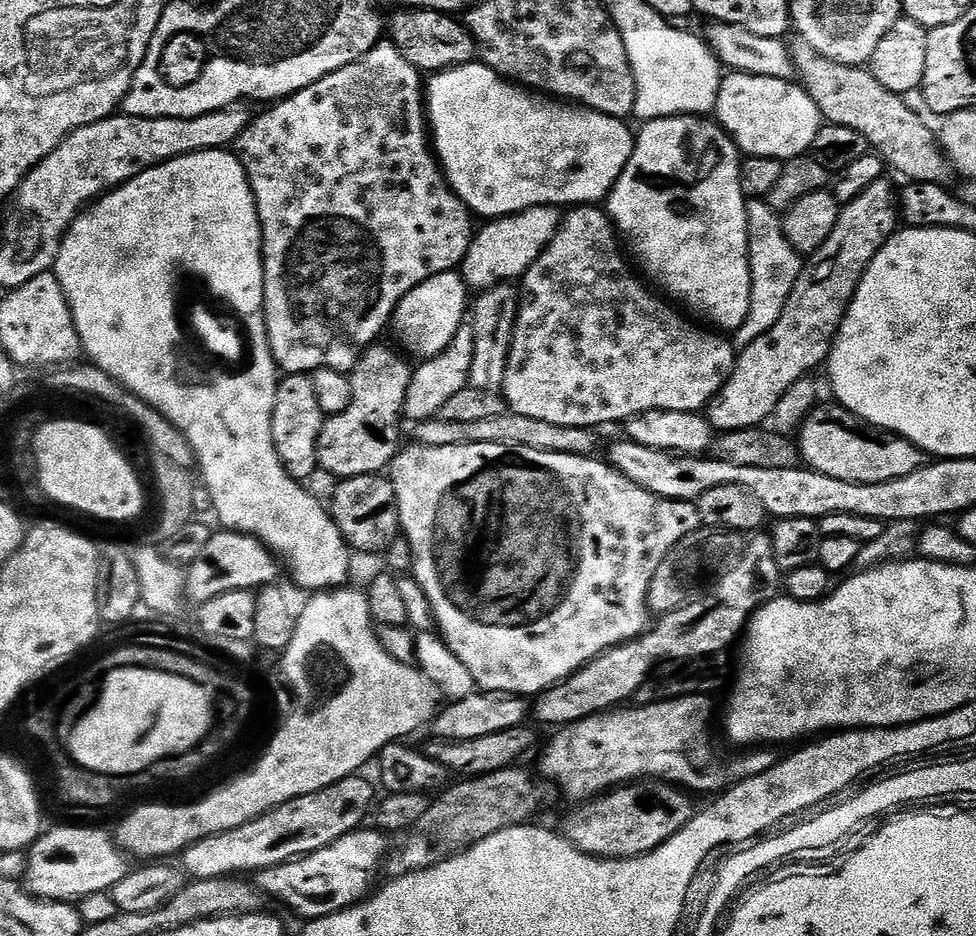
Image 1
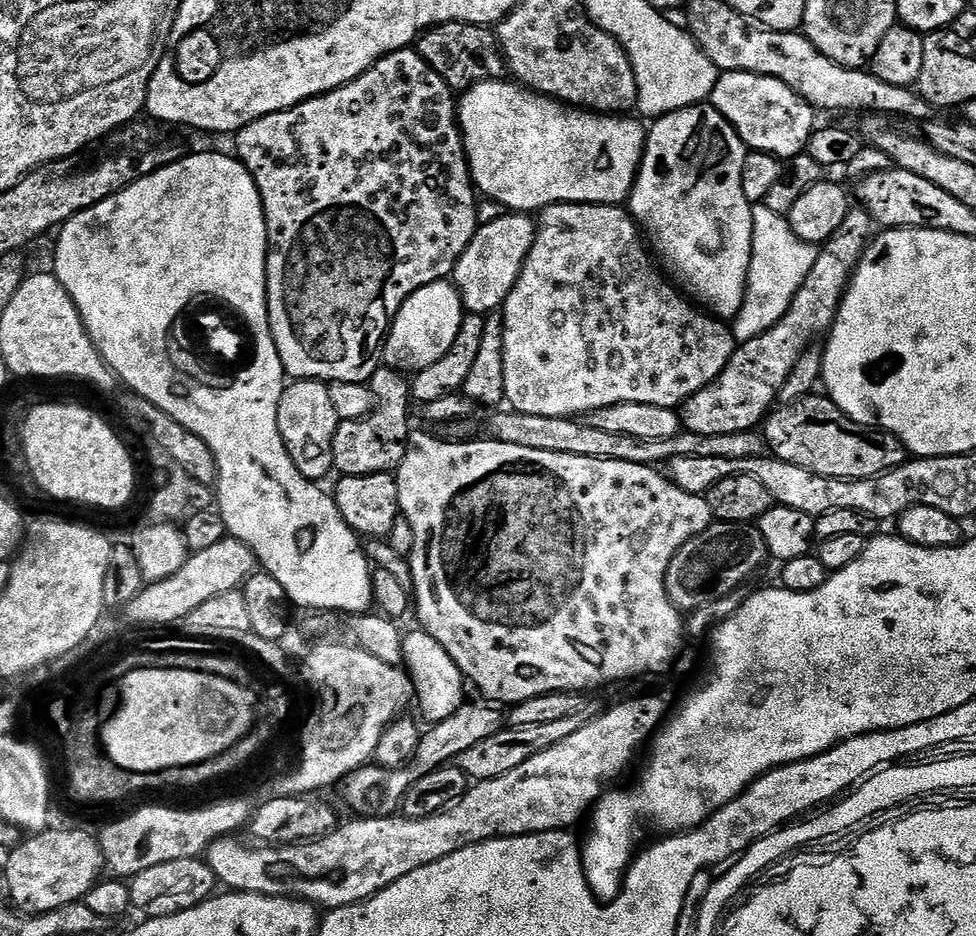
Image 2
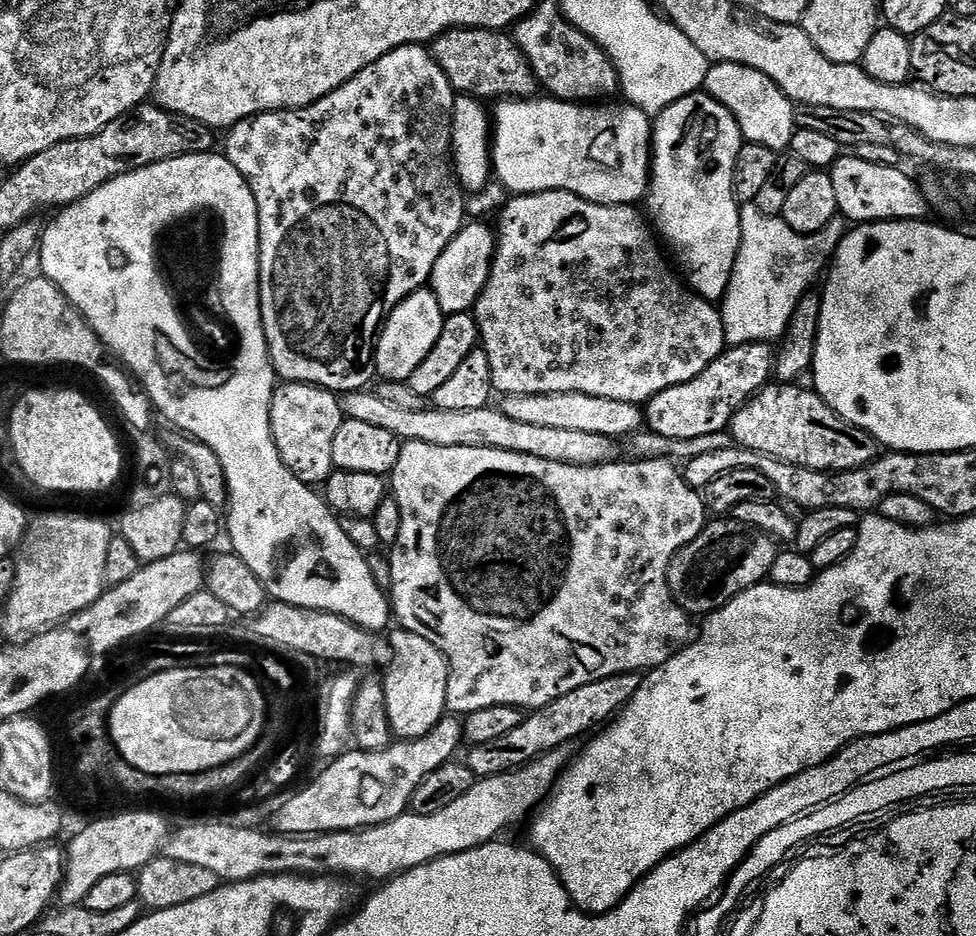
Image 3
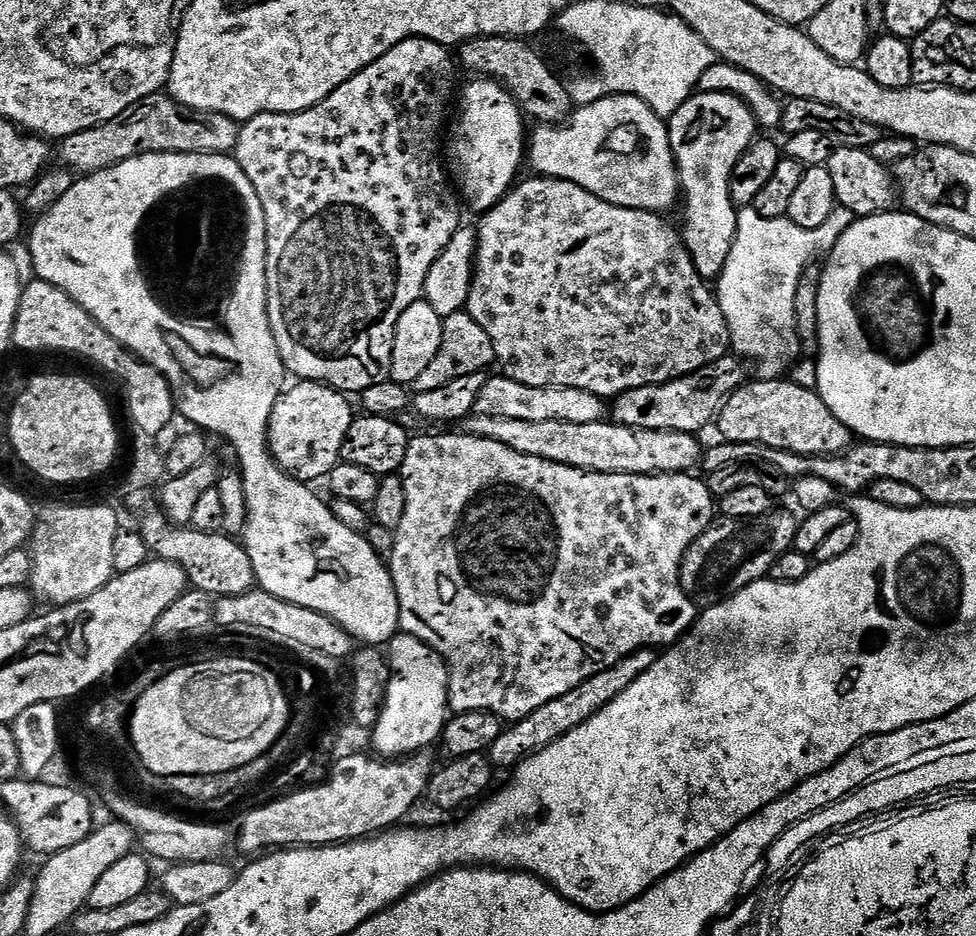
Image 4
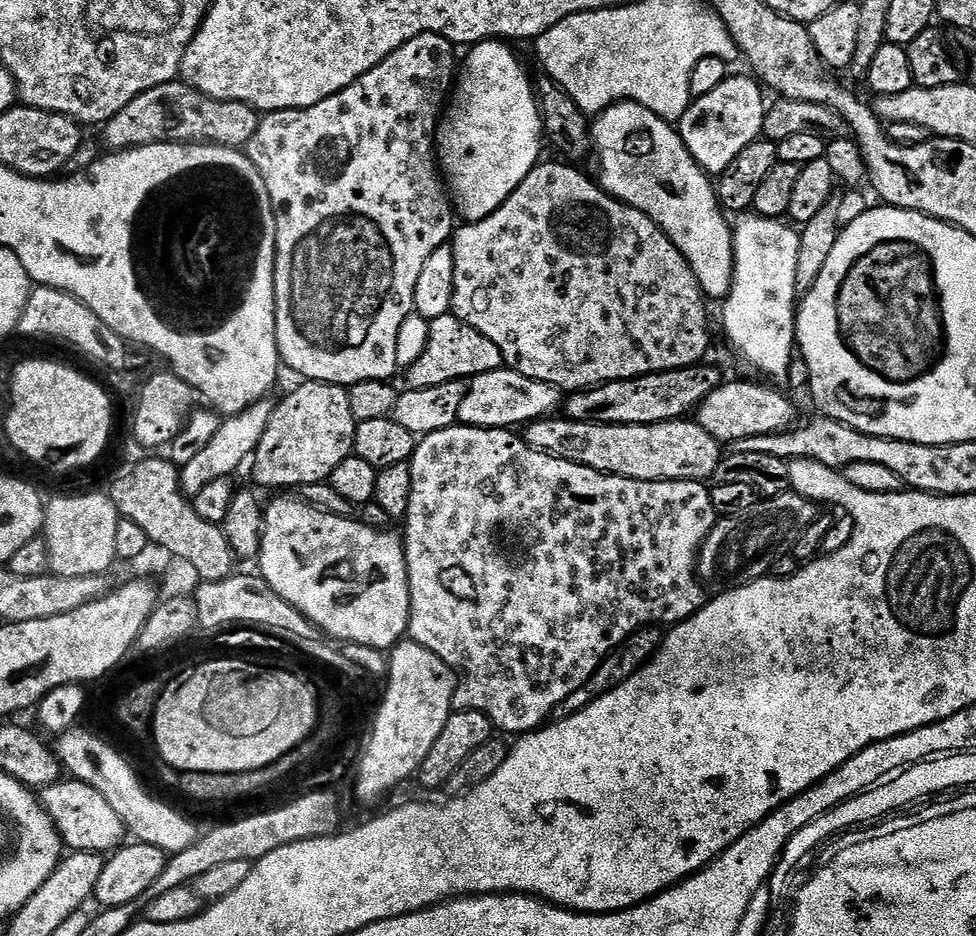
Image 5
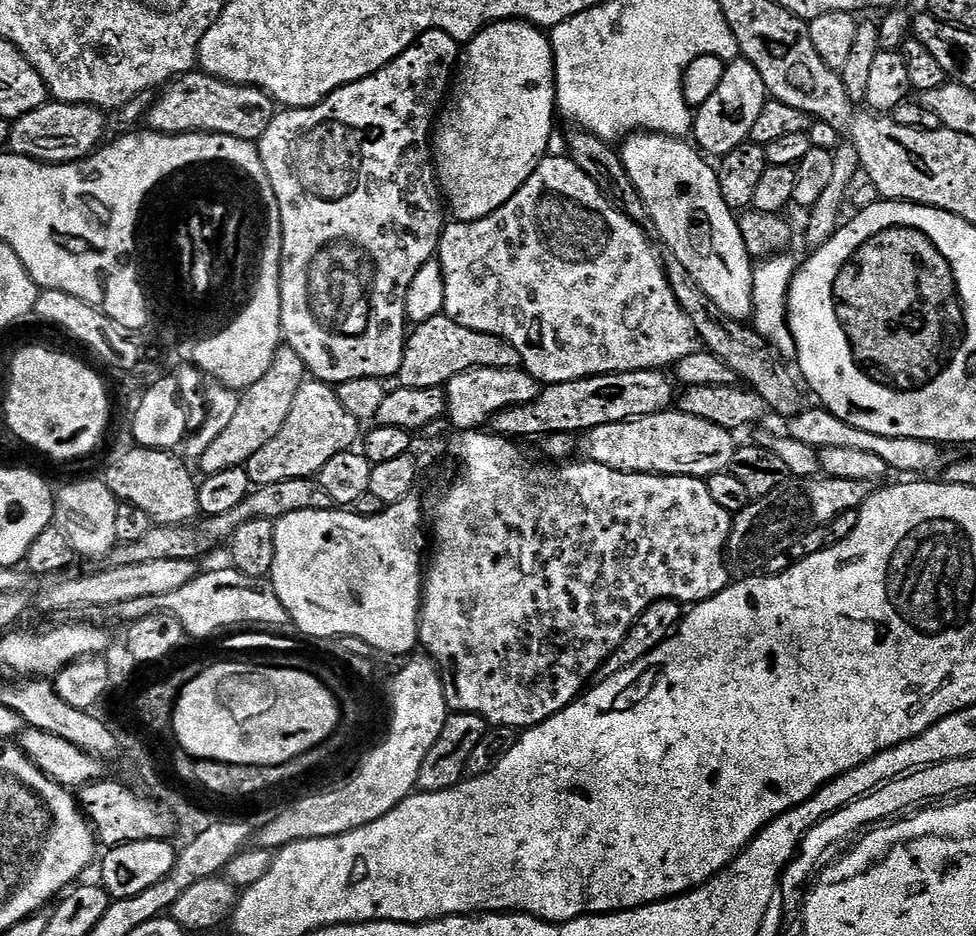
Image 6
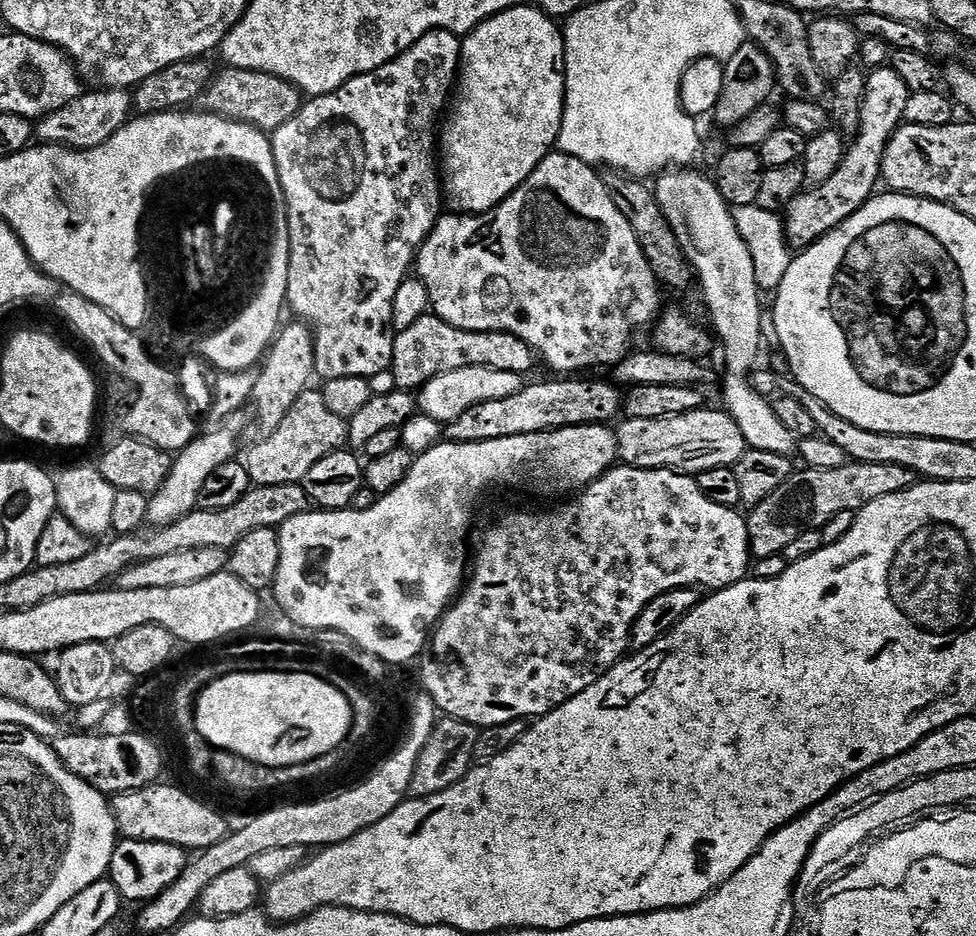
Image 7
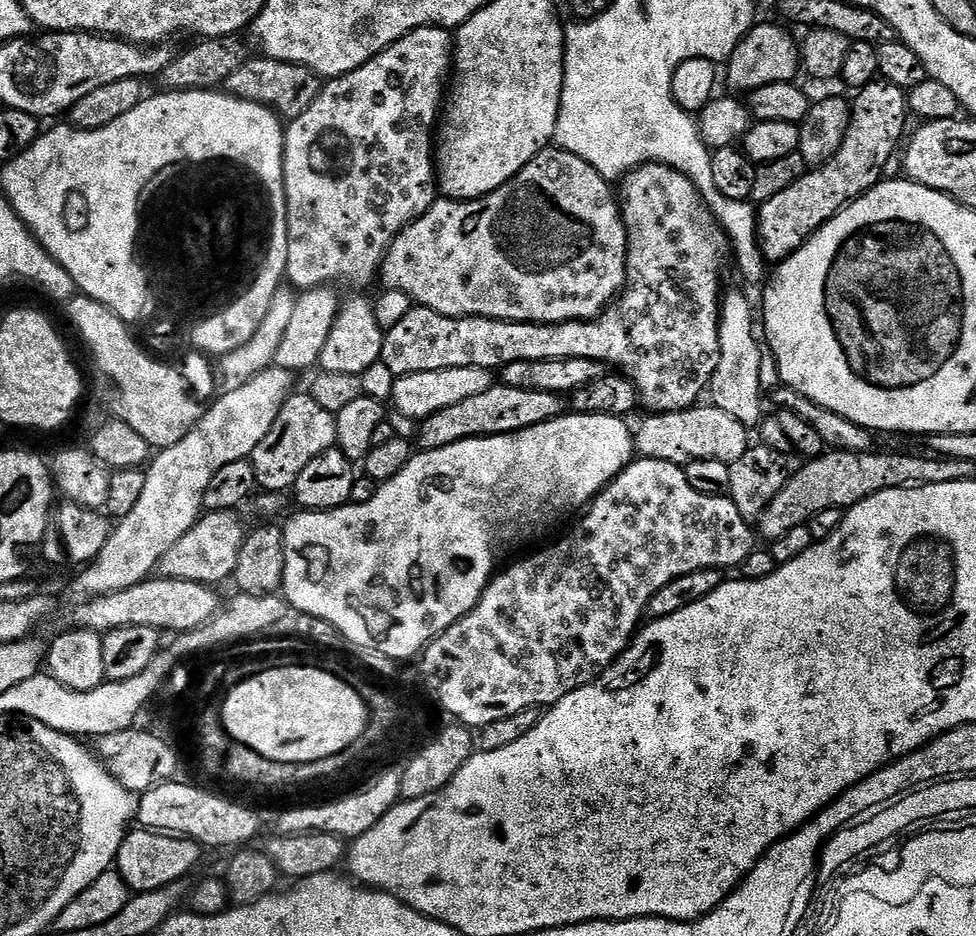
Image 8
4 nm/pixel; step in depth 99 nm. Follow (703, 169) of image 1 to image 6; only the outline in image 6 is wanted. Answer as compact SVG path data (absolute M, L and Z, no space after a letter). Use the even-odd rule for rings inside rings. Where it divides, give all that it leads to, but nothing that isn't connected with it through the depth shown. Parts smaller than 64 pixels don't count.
M743 58L727 61L718 88L710 98L707 98L704 105L695 109L694 137L696 136L697 140L695 143L709 157L713 156L712 158L730 154L730 150L734 150L751 137L754 122L758 122L758 114L762 114L769 99L766 82L762 82L762 74L754 70L751 62Z

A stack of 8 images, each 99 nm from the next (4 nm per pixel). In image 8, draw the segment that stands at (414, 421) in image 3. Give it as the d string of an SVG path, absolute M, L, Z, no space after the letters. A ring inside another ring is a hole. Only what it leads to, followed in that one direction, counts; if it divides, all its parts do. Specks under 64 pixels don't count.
M715 406L704 407L687 408L684 412L662 412L649 415L647 417L649 420L641 426L640 432L638 428L634 436L639 455L650 460L661 460L681 466L687 465L689 460L717 460L732 465L735 460L742 458L742 454L746 454L746 450L750 447L749 429L745 428L742 422L738 422L738 418L730 418L726 410Z

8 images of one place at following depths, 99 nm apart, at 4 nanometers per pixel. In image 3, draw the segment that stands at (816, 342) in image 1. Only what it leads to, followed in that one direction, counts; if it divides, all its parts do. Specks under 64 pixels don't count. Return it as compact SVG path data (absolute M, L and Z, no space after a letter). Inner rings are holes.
M765 342L762 344L738 344L729 347L723 352L709 368L698 378L694 378L685 384L672 386L670 390L664 390L646 405L646 424L649 429L662 438L702 438L702 434L718 434L725 431L731 425L732 417L740 408L744 407L753 396L756 396L767 388L773 379L776 370L777 353L772 352L773 345Z

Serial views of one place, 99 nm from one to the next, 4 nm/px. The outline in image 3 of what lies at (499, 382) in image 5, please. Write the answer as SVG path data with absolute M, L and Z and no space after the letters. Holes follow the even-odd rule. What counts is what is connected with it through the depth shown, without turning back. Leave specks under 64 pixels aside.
M522 394L504 396L501 401L498 407L506 414L506 418L526 422L526 426L547 426L554 430L579 430L585 434L627 438L632 433L641 431L646 424L641 405L618 402L614 398L594 398L590 394Z

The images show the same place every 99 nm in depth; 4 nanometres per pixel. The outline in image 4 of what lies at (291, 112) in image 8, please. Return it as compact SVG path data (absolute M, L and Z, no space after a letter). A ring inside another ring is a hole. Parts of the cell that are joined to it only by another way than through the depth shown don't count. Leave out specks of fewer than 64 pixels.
M167 94L147 96L137 102L133 108L127 108L118 118L105 124L94 126L90 130L82 130L78 134L70 134L59 141L59 163L65 168L72 168L77 174L101 172L110 166L120 164L130 158L145 156L151 152L162 154L210 154L211 156L226 156L235 153L236 143L240 137L241 125L231 120L226 114L214 114L206 110L194 110L190 106L182 106L177 100Z

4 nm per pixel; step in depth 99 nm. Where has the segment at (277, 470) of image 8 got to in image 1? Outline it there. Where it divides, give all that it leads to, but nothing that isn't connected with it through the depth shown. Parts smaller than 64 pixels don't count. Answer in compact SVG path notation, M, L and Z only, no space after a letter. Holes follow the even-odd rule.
M288 374L277 383L276 397L274 398L274 410L272 411L272 441L276 447L276 453L288 475L301 482L307 481L307 476L312 471L317 471L316 443L320 437L320 430L326 417L324 411L318 406L318 400L314 394L311 379L304 374Z

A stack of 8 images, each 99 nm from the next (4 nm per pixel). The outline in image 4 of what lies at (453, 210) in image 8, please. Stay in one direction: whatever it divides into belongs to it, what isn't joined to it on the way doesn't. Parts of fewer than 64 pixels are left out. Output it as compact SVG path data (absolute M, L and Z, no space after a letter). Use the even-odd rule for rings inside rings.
M539 174L533 180L521 179L509 191L500 203L483 213L481 224L476 233L476 258L472 270L472 285L466 310L490 334L494 346L499 371L514 382L523 382L525 386L570 386L578 390L590 390L605 398L615 398L626 390L634 390L651 384L664 384L667 380L676 380L679 376L694 374L702 366L721 360L729 351L730 341L726 318L722 314L720 301L703 280L692 261L692 255L684 245L683 235L676 232L657 213L643 212L637 208L619 208L578 186L569 180L556 180L553 176Z

